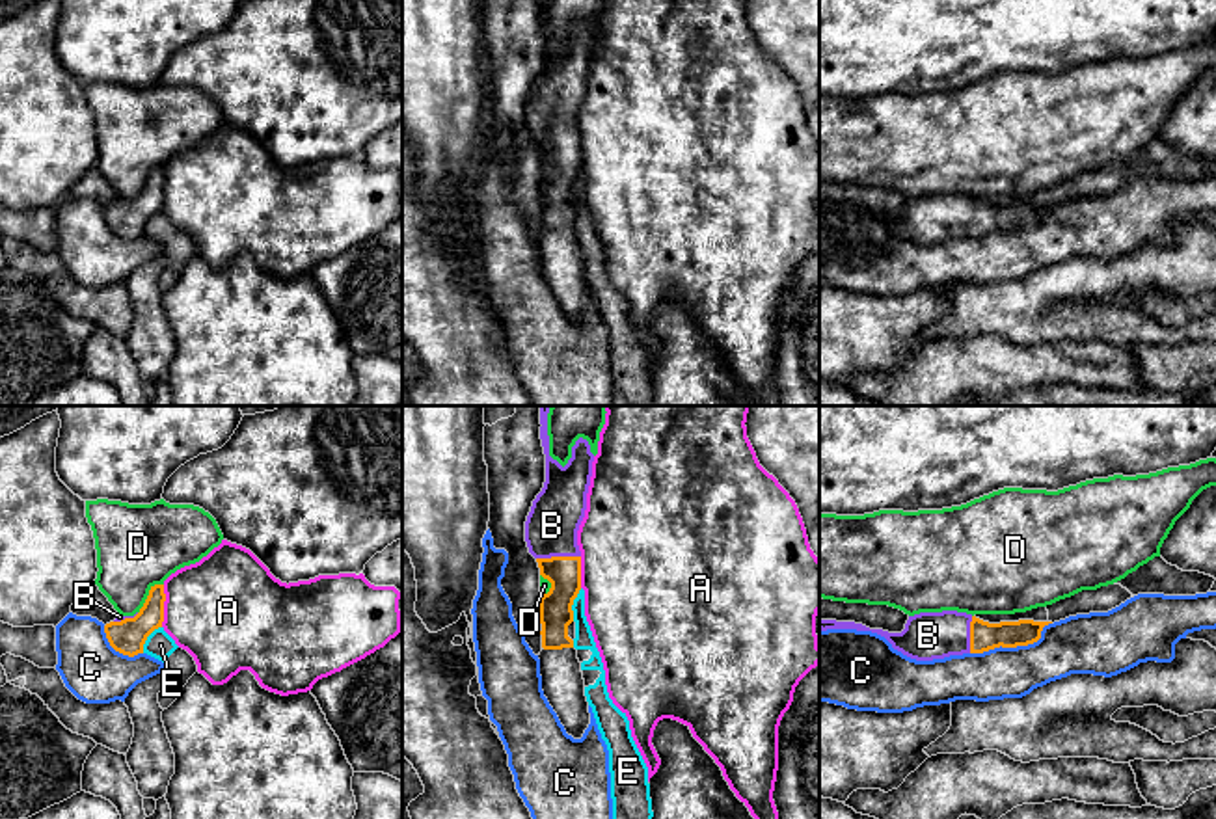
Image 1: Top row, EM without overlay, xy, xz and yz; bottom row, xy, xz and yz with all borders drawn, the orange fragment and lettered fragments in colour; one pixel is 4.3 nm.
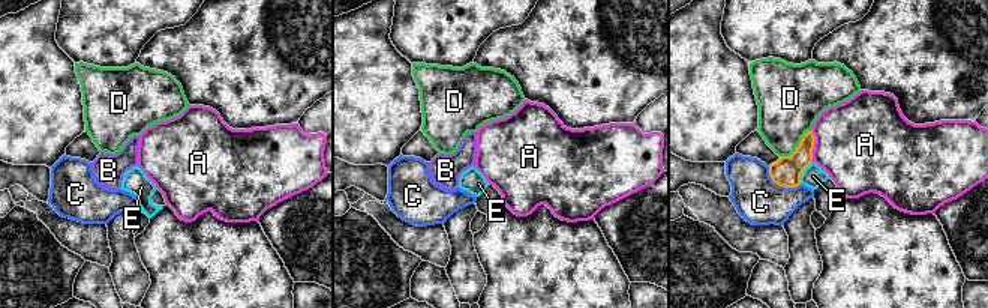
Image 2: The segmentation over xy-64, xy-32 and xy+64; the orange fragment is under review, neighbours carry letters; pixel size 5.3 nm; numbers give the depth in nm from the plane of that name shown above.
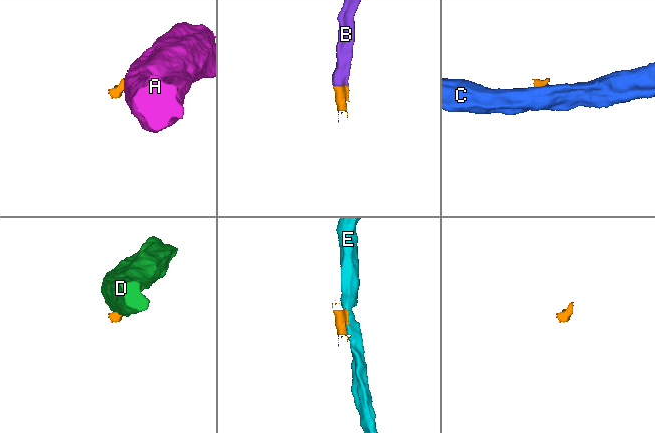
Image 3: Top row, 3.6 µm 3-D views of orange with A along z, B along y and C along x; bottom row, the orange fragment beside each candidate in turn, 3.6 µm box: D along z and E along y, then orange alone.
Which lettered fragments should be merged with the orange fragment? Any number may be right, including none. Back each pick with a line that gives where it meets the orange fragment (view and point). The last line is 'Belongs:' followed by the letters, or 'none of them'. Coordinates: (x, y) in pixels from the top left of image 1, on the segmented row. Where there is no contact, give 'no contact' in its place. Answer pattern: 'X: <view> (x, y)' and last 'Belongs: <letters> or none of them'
B: xz (557, 557)
Belongs: B

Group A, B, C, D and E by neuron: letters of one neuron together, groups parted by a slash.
A / B / C / D / E

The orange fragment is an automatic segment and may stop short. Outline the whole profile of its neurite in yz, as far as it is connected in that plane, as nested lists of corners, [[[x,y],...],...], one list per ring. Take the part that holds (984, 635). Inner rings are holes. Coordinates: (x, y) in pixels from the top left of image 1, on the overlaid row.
[[[957,611],[920,612],[909,616],[901,633],[870,629],[855,622],[819,620],[819,629],[857,629],[885,637],[894,650],[916,661],[944,659],[963,653],[983,653],[994,648],[1028,646],[1041,638],[1052,622],[1000,622],[989,624]]]

